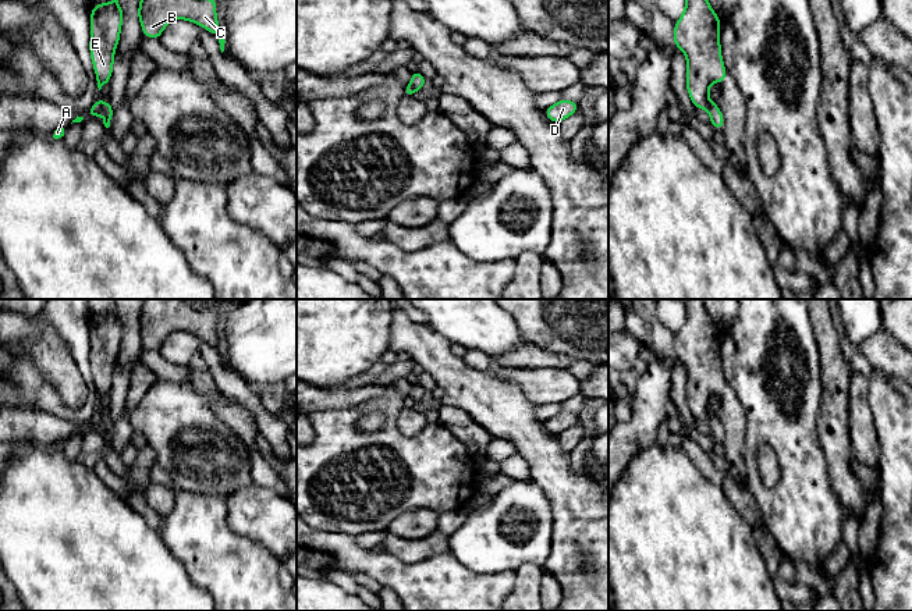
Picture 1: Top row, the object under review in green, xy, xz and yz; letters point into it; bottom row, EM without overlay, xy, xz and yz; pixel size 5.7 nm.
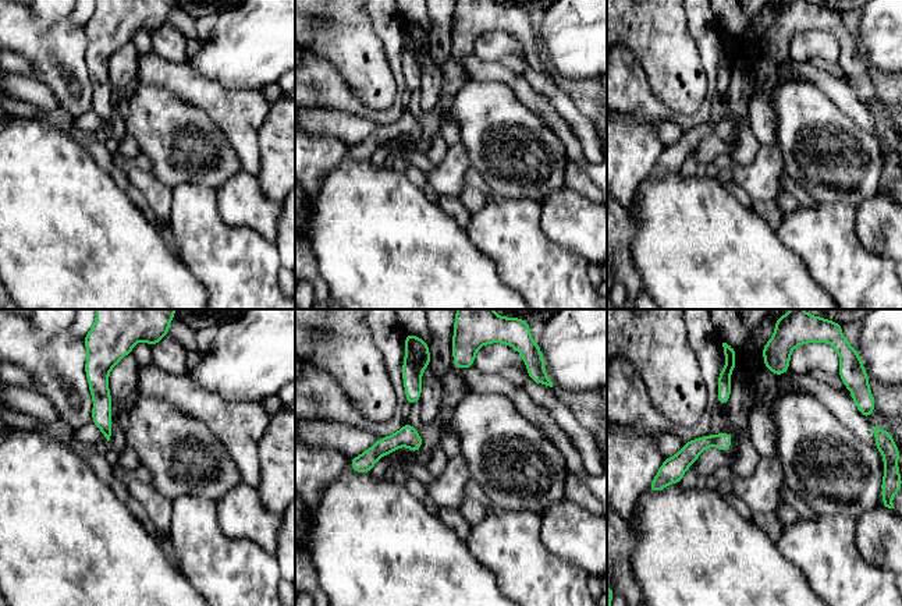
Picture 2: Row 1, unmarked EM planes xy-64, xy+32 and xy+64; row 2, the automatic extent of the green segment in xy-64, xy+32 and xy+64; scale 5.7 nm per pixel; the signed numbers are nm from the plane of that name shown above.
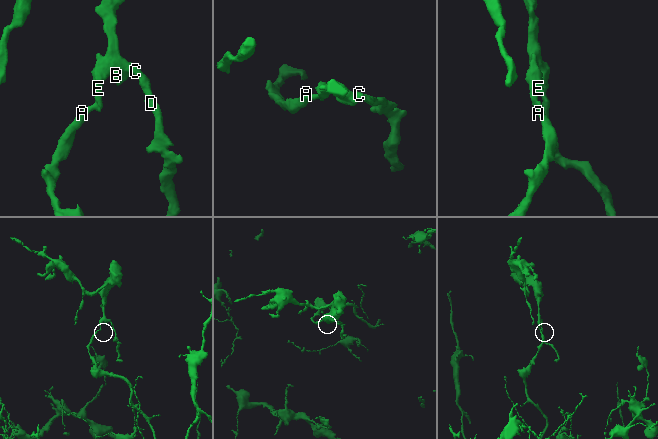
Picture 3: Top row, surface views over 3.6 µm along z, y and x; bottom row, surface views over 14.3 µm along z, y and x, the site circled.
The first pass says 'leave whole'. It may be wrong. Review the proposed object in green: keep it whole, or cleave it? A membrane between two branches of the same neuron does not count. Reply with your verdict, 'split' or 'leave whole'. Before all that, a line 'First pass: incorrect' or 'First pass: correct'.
First pass: incorrect
split

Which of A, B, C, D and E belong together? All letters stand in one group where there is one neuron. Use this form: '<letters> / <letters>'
A / B C D E

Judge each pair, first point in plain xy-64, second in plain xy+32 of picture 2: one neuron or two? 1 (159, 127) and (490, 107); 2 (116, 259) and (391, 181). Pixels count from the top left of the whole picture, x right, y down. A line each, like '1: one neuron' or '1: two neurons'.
1: one neuron
2: one neuron

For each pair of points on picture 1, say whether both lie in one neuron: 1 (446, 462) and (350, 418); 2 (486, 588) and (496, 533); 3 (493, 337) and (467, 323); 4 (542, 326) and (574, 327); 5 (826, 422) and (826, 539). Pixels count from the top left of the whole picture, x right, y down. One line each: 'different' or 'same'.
1: same
2: different
3: same
4: same
5: different

